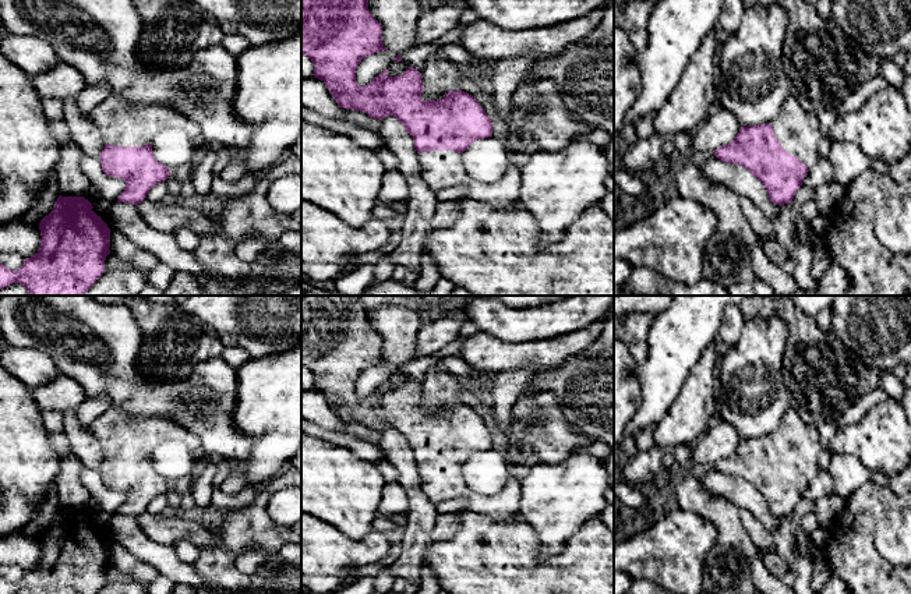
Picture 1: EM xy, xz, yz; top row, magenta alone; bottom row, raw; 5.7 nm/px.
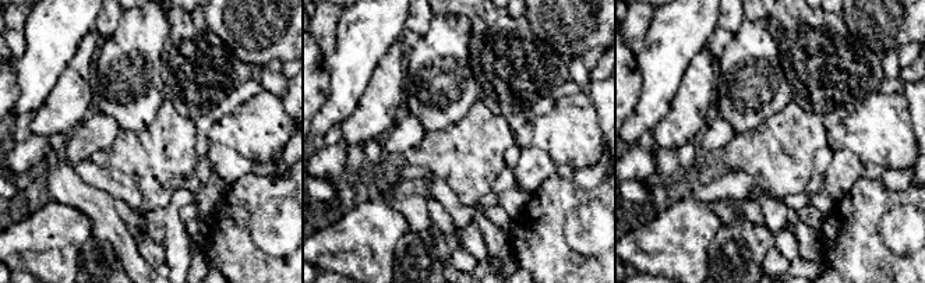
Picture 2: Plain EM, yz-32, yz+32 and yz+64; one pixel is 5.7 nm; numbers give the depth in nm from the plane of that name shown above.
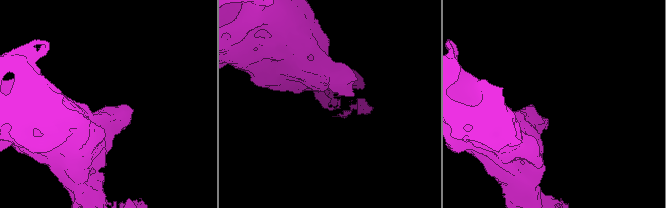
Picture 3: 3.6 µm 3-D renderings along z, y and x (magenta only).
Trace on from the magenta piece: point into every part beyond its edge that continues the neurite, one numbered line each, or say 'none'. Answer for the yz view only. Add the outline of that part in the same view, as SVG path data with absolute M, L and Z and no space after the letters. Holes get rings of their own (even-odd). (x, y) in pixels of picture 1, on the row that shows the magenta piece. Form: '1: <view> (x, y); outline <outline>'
1: yz (798, 131); outline M794 93L784 100L770 124L776 138L790 155L797 156L808 169L818 163L820 159L818 146L822 139L820 121L815 112L801 107Z

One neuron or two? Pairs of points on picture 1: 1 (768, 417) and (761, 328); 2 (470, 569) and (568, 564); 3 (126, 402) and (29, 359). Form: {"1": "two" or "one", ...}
{"1": "one", "2": "one", "3": "two"}

